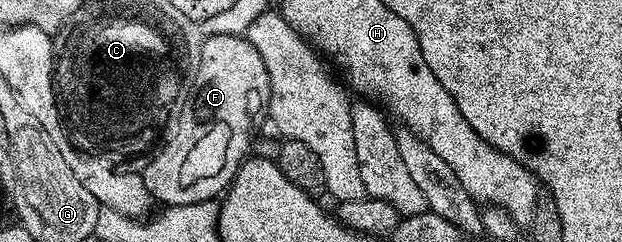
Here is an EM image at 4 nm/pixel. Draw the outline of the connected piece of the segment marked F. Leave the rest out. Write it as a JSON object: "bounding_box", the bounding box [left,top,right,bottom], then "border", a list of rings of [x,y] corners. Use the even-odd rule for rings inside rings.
{"bounding_box":[142,34,271,207],"border":[[[216,34],[213,38],[205,37],[201,41],[200,58],[196,61],[196,69],[190,75],[186,93],[175,111],[174,121],[163,135],[164,143],[162,138],[159,143],[160,151],[158,146],[155,153],[151,155],[153,158],[149,160],[148,167],[143,167],[142,170],[144,183],[153,199],[157,203],[164,202],[160,204],[165,207],[185,206],[219,199],[232,185],[232,177],[240,171],[240,165],[249,157],[250,147],[254,142],[252,121],[256,118],[256,94],[267,96],[271,92],[266,64],[262,64],[262,56],[258,56],[256,49],[248,43],[247,37],[240,35],[239,38],[236,34]]]}

